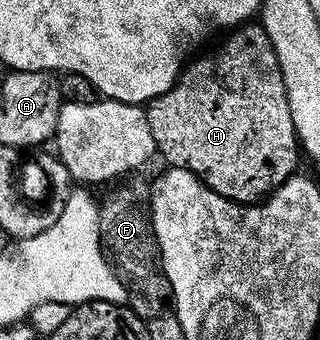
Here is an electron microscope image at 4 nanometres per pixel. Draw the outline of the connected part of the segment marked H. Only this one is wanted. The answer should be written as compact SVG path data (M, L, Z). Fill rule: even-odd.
M246 23L226 37L229 38L214 51L213 57L190 60L174 85L148 102L144 110L157 153L165 156L166 166L191 171L228 201L256 203L298 172L297 132L295 123L291 123L291 107L287 107L283 71L267 31L259 23Z

